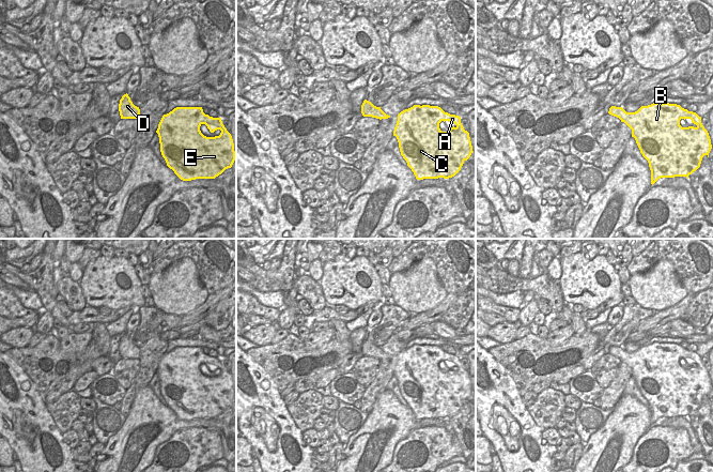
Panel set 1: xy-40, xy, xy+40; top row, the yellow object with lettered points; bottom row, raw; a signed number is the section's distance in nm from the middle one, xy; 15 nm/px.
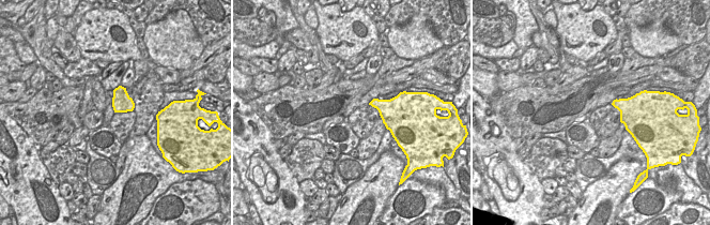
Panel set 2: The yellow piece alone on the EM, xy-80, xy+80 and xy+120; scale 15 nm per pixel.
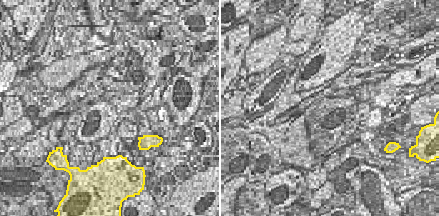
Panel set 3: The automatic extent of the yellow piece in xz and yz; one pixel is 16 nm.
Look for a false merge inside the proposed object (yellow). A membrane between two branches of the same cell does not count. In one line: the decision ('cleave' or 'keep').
keep

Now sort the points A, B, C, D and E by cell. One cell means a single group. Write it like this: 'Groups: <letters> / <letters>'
Groups: A B C D E

